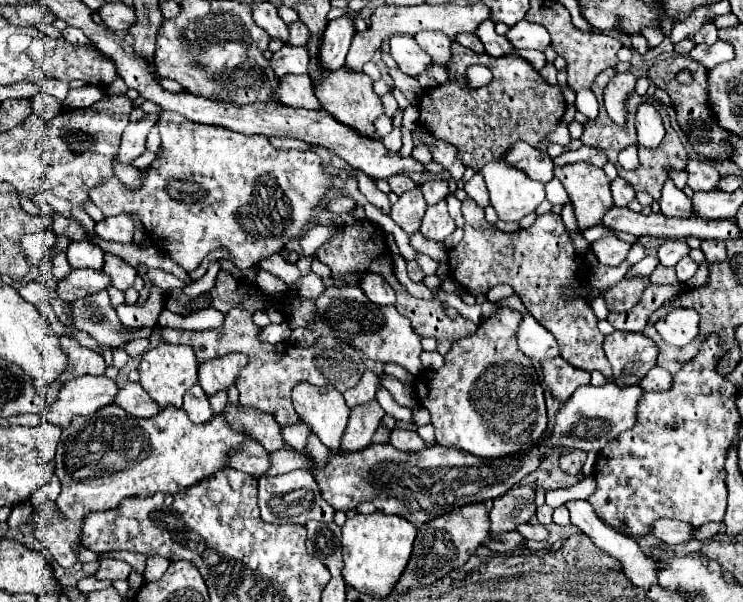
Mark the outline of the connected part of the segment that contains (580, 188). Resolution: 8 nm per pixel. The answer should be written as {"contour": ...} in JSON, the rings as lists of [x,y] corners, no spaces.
{"contour":[[[577,162],[577,164],[567,164],[567,166],[555,166],[555,176],[561,180],[561,184],[565,186],[565,190],[573,202],[577,228],[587,230],[591,226],[601,224],[605,212],[613,206],[613,196],[611,196],[611,188],[609,188],[611,182],[605,176],[603,168],[597,168],[589,162]]]}

